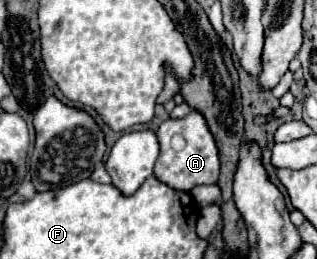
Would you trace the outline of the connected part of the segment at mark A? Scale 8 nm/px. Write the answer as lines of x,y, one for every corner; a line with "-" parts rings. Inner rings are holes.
191,112
189,116
181,118
181,120
173,120
173,118
165,120
157,130
157,138
159,138
161,154
159,154
157,164
155,164
155,178
159,182
167,184
169,188
173,188
177,192
191,192
193,186
217,182
217,176
219,176
217,146
213,144
213,136
205,124
205,118
199,112
-
175,136
183,138
181,148
175,148
171,144
171,140

